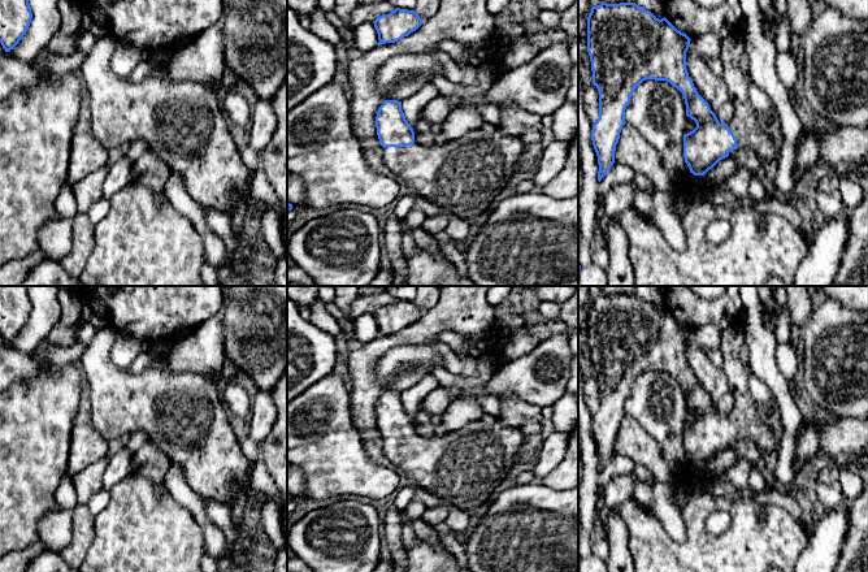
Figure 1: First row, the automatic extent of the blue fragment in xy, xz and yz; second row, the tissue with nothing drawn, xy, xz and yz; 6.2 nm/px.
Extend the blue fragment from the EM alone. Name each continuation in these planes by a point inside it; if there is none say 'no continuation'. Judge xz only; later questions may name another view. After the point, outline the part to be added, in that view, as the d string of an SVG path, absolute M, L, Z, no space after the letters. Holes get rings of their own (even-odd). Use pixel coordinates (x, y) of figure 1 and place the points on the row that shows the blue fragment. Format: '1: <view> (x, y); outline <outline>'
1: xz (463, 177); outline M474 129L442 146L422 147L413 143L386 147L383 161L400 178L409 195L425 198L451 217L464 218L470 224L496 202L496 196L518 169L524 146L521 138L507 135L502 130L485 133Z

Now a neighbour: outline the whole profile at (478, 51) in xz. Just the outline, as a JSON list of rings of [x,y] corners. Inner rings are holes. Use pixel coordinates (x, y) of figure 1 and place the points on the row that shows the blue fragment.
[[[494,36],[474,42],[473,44],[468,46],[469,65],[478,68],[487,57],[490,57],[496,51],[496,48],[498,42],[494,39]]]

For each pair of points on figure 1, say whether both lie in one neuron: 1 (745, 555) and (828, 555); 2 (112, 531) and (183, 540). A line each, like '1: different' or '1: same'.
1: different
2: same

